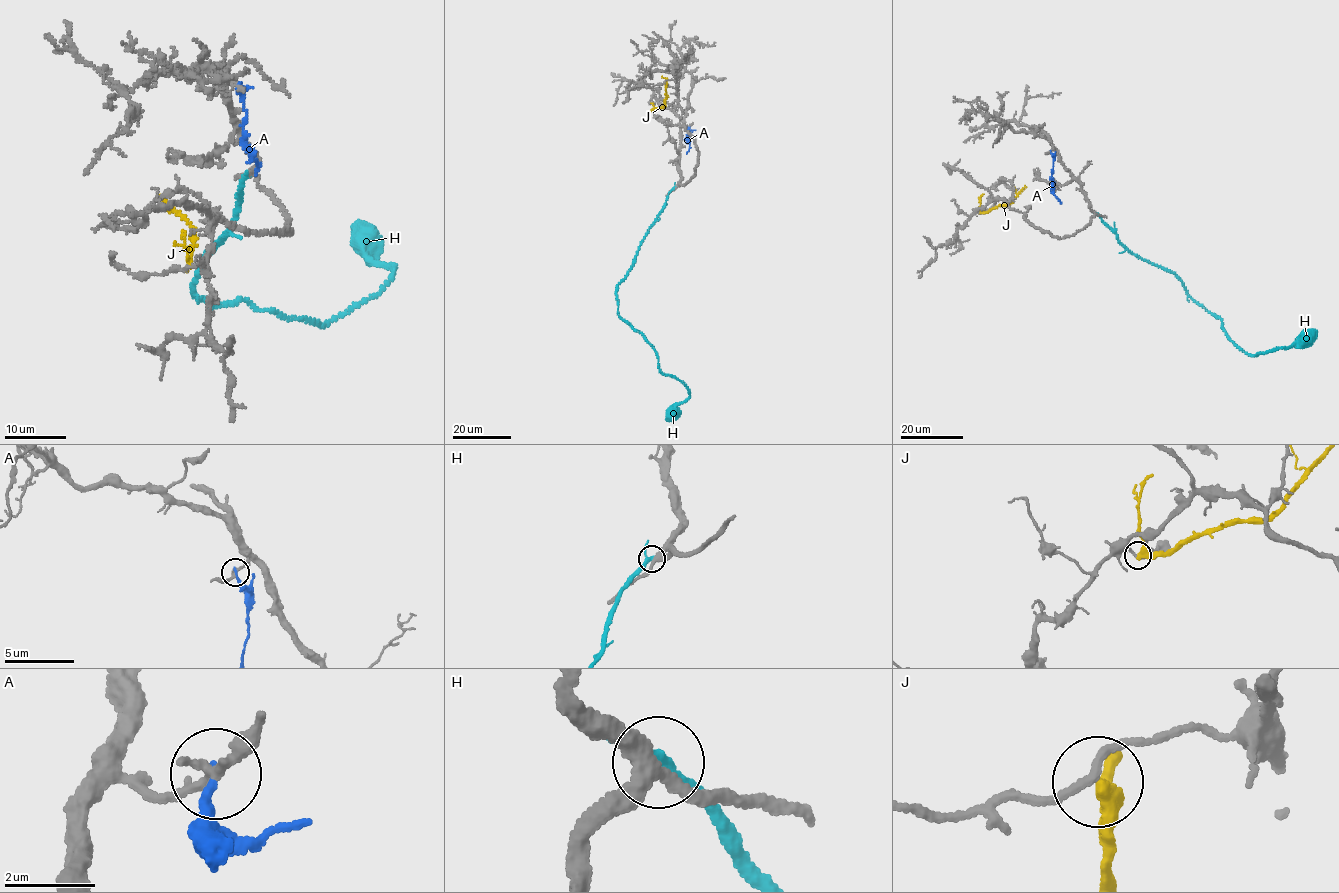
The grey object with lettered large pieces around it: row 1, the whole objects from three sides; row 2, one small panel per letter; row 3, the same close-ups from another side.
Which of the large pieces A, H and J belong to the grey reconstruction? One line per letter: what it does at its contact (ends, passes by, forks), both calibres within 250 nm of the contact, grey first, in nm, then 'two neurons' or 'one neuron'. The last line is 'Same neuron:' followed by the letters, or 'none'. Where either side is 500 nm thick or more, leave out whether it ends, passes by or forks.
A: it ends; calibres 200 and 180 nm; two neurons
H: it passes by; calibres 320 and 240 nm; two neurons
J: it passes by; calibres 170 and 340 nm; two neurons
Same neuron: none

